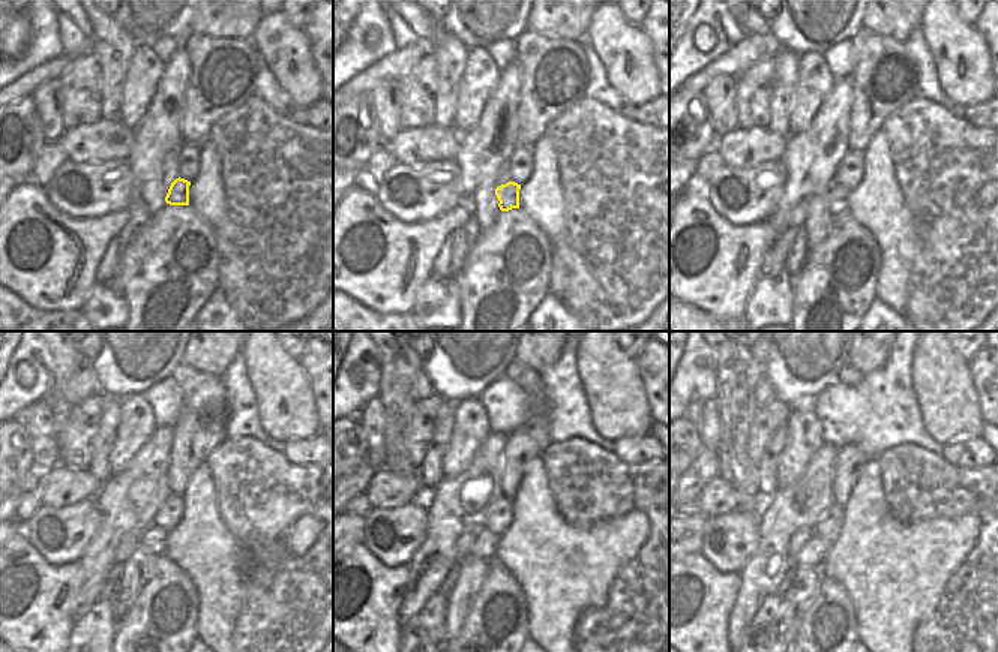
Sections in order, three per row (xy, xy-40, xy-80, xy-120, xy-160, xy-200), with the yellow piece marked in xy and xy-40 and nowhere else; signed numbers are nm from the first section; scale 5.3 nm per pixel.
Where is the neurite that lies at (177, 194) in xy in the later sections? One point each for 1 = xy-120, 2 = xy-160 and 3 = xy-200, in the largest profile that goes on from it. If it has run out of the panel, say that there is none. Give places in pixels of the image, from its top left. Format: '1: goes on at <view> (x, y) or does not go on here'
1: goes on at xy-120 (153, 538)
2: goes on at xy-160 (483, 547)
3: goes on at xy-200 (814, 553)

